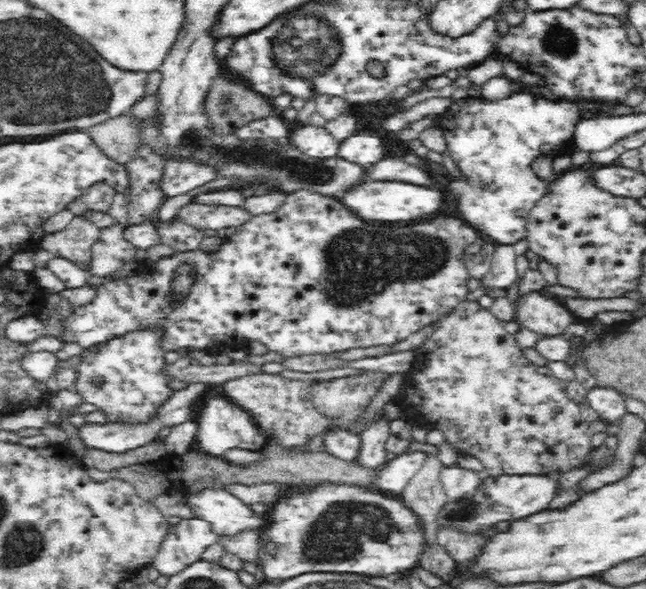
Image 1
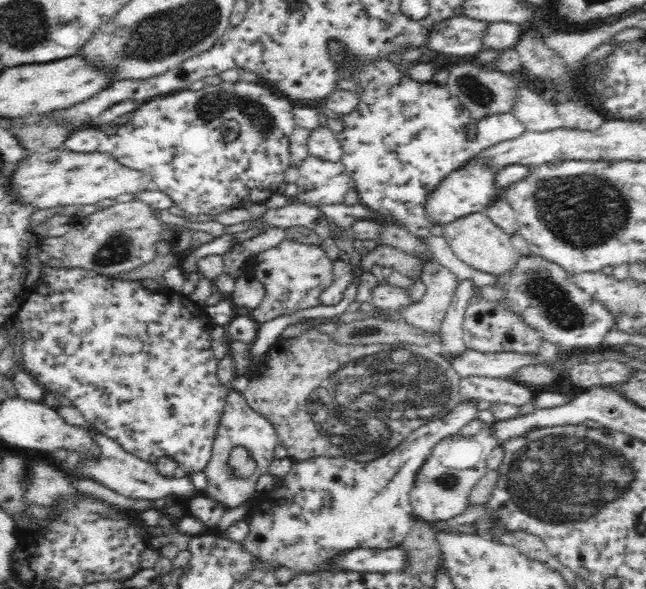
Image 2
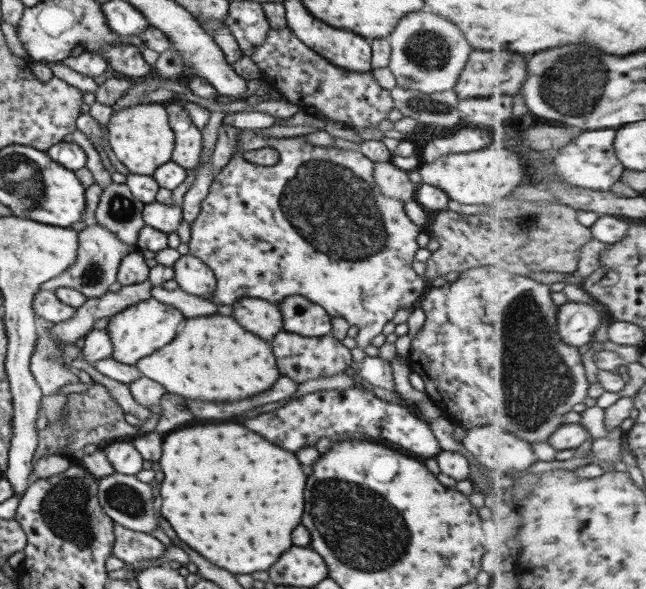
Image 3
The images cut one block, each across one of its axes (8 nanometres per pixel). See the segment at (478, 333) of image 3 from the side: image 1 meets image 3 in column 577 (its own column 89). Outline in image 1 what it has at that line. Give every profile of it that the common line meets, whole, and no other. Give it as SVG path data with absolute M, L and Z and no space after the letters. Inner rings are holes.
M148 326L110 338L102 342L100 348L86 350L75 367L76 382L72 392L76 390L82 396L82 403L94 404L108 423L141 425L151 421L174 392L168 386L173 376L167 372L164 360L166 350L161 345L164 337L163 326Z

